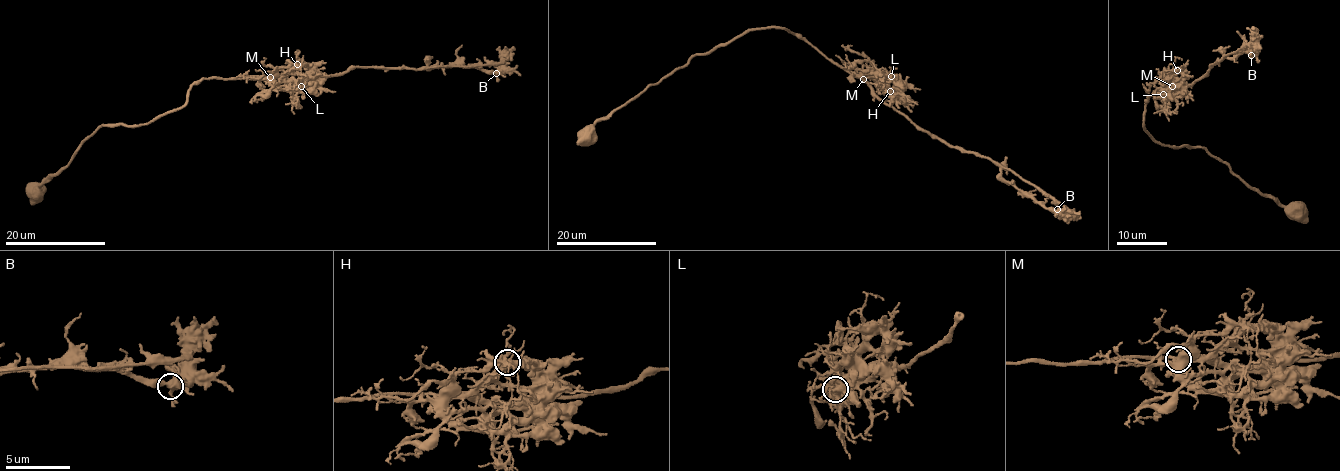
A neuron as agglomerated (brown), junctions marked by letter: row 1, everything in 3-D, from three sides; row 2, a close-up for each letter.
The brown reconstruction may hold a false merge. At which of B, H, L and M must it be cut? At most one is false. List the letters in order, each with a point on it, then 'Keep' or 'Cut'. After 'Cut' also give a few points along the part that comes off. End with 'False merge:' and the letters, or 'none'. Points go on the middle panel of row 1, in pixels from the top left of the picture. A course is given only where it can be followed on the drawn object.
B: Place: (1057, 209). Keep
H: Place: (890, 91). Keep
L: Place: (891, 76). Keep
M: Place: (863, 79). Keep
False merge: none

